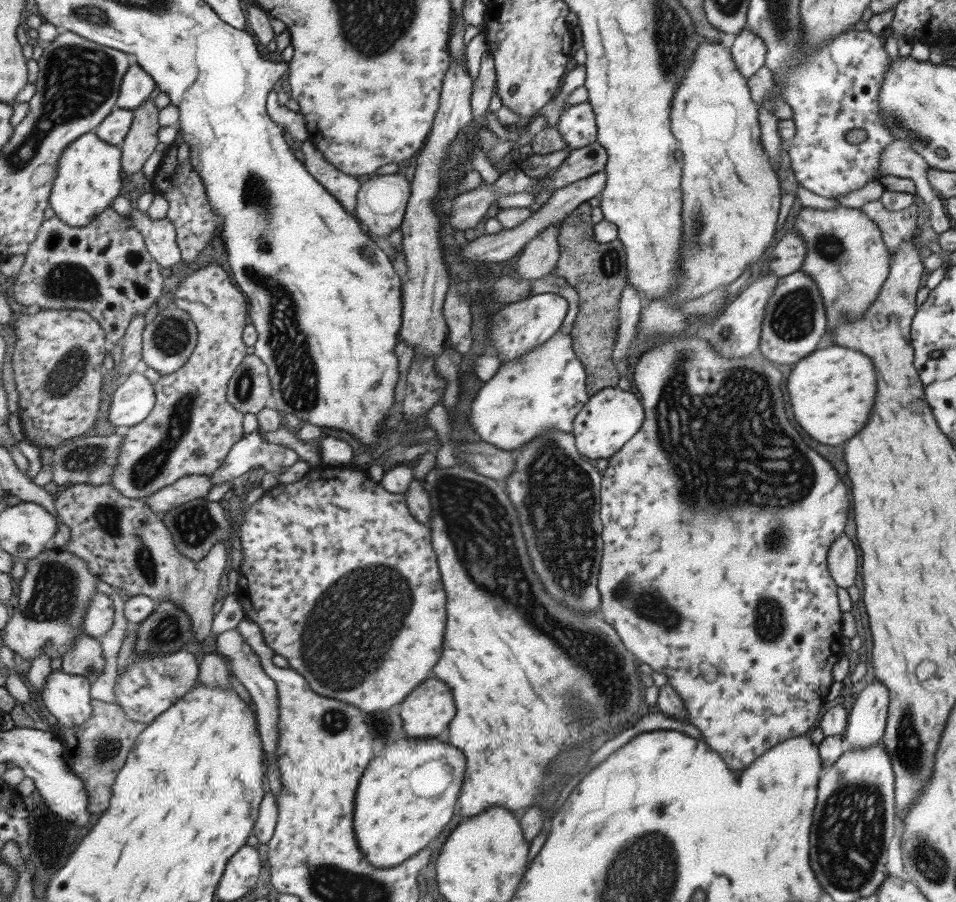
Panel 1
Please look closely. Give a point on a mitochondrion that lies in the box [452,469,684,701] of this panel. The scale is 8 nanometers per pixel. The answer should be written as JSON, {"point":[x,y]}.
{"point":[643,601]}

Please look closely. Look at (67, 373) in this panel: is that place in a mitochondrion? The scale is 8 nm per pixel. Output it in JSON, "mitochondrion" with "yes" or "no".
{"mitochondrion":"yes"}

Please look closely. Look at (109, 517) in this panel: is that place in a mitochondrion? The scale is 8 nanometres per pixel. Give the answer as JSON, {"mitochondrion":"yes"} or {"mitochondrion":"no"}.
{"mitochondrion":"yes"}

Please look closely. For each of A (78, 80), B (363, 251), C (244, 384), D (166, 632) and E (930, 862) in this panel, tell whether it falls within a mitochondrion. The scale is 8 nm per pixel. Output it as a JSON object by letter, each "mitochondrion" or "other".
{"A":"mitochondrion","B":"mitochondrion","C":"mitochondrion","D":"mitochondrion","E":"mitochondrion"}

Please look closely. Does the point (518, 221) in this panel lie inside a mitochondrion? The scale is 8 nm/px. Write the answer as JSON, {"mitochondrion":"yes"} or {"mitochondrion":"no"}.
{"mitochondrion":"no"}

